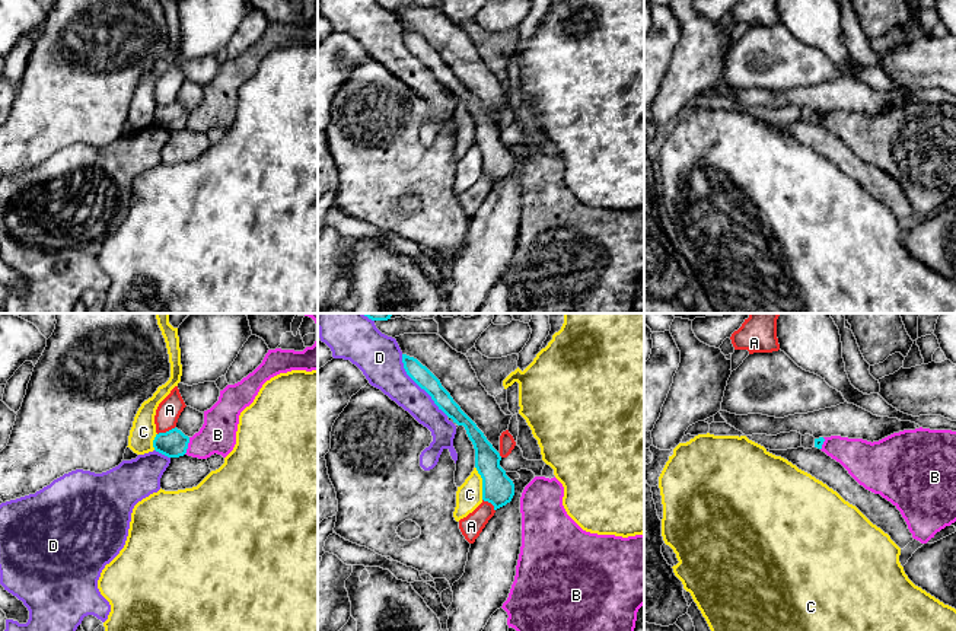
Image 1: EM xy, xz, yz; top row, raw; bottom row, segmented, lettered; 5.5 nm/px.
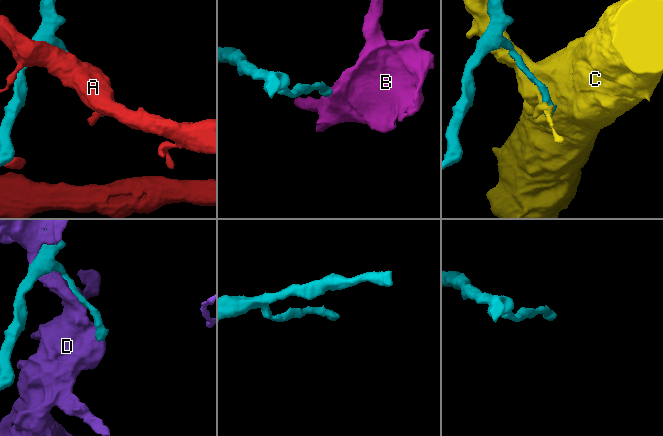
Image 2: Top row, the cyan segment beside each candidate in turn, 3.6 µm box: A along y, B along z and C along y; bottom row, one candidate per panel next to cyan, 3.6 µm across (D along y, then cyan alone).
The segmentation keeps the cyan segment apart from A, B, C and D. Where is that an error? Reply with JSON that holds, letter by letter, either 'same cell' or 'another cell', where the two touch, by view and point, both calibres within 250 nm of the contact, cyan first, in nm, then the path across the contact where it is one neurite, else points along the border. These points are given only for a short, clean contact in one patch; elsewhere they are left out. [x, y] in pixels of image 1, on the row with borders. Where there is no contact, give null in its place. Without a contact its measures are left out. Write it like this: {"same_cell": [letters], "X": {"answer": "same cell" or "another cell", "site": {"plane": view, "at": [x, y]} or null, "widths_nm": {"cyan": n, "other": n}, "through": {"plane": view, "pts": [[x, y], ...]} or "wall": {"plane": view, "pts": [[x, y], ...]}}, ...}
{"same_cell": [], "A": {"answer": "another cell", "site": {"plane": "xy", "at": [166, 432]}, "widths_nm": {"cyan": 160, "other": 130}}, "B": {"answer": "another cell", "site": {"plane": "xy", "at": [187, 446]}, "widths_nm": {"cyan": 160, "other": 200}, "wall": {"plane": "xy", "pts": [[190, 437], [184, 453]]}}, "C": {"answer": "another cell", "site": {"plane": "xz", "at": [483, 483]}, "widths_nm": {"cyan": 180, "other": 140}}, "D": {"answer": "another cell", "site": {"plane": "xz", "at": [418, 385]}, "widths_nm": {"cyan": 100, "other": 240}}}

